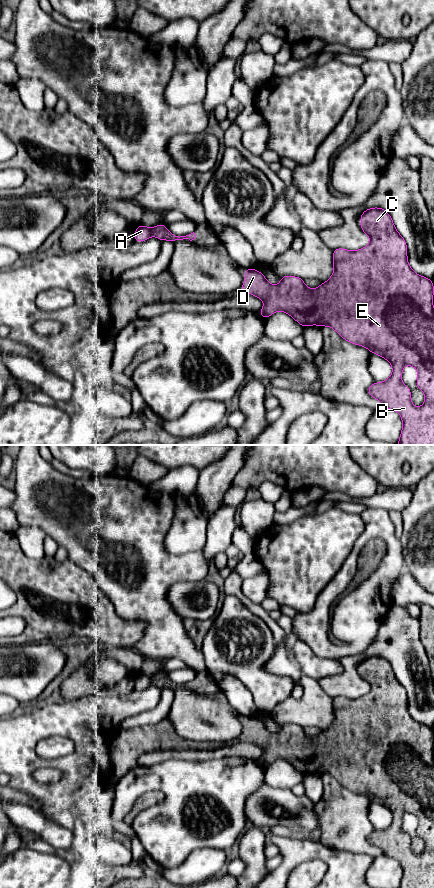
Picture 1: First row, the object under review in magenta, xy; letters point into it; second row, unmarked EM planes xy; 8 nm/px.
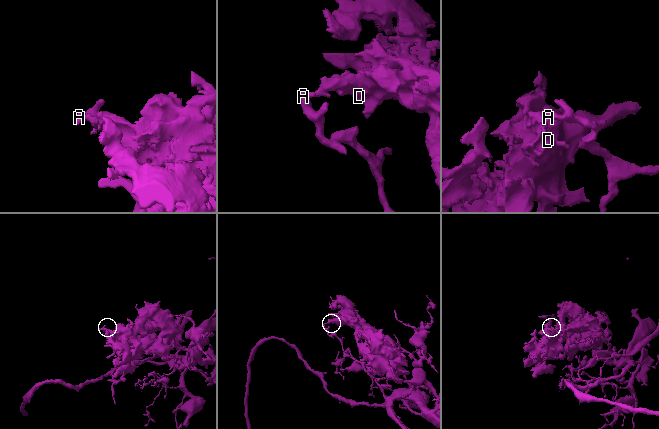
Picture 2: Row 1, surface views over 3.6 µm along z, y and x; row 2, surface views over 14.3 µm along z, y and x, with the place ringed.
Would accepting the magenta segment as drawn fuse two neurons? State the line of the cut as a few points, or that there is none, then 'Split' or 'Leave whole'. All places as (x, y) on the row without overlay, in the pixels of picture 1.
Split along xy (150, 677), (152, 682). Split

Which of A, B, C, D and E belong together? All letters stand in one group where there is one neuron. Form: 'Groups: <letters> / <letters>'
Groups: A / B C D E

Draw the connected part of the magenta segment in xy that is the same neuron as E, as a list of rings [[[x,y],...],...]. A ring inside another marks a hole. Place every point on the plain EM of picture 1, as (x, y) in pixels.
[[[369,656],[361,663],[361,678],[371,687],[370,691],[357,699],[342,696],[333,698],[334,720],[331,726],[321,731],[316,737],[308,737],[303,727],[294,724],[280,724],[281,730],[274,734],[264,723],[252,716],[244,717],[246,722],[240,741],[251,741],[265,751],[259,759],[266,768],[276,759],[284,759],[300,773],[332,775],[348,790],[361,793],[391,811],[393,821],[381,831],[374,830],[368,835],[368,841],[379,848],[383,855],[397,859],[402,866],[403,875],[399,888],[434,888],[434,757],[432,727],[417,723],[409,714],[407,707],[407,693],[403,685],[397,680],[391,664],[384,657]],[[319,756],[319,766],[316,769],[310,762]],[[405,813],[412,813],[418,818],[416,834],[425,842],[422,855],[416,856],[411,851],[410,836],[401,829],[402,818]]]

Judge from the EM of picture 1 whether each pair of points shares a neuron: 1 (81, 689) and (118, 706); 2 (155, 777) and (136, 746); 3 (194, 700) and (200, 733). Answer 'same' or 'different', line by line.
1: different
2: different
3: same

